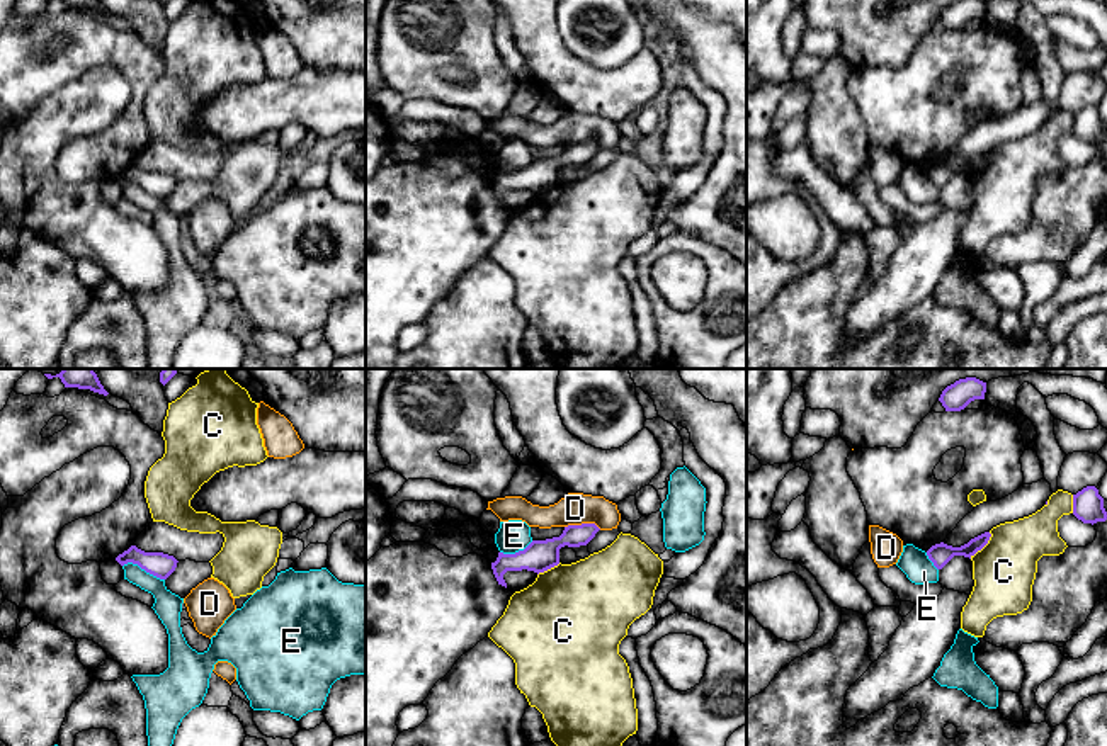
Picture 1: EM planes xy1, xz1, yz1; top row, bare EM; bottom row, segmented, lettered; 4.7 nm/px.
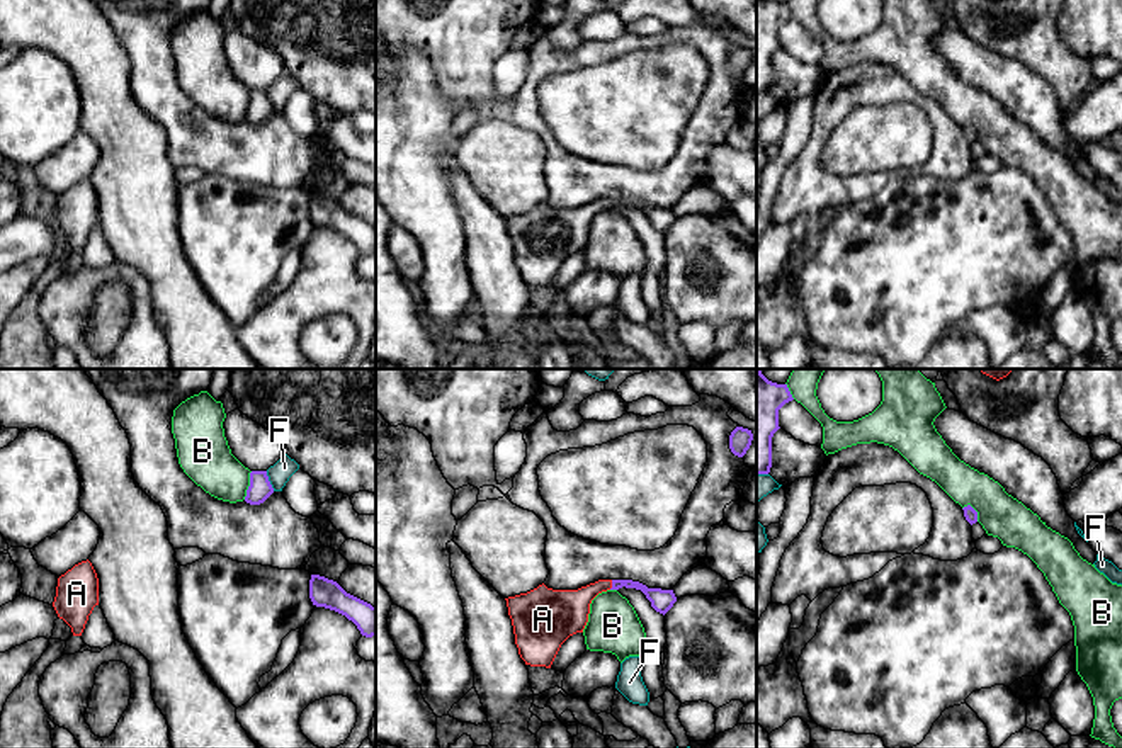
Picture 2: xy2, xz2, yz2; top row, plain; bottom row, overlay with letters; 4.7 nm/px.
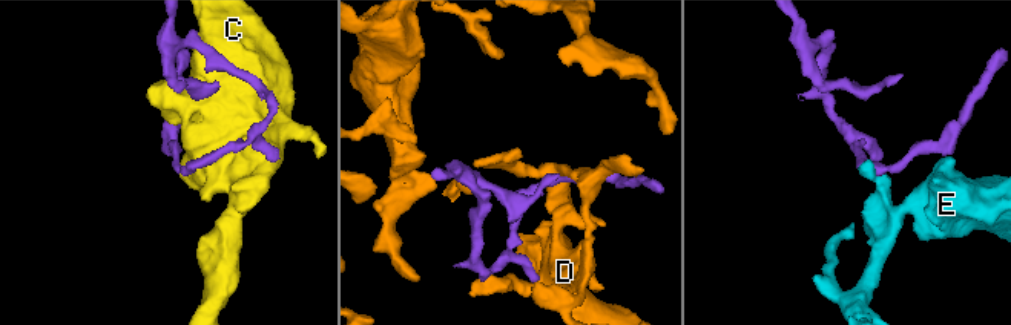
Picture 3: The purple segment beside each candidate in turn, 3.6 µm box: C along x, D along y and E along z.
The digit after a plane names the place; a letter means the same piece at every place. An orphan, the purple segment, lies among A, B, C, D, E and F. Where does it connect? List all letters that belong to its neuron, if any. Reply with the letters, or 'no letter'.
A

